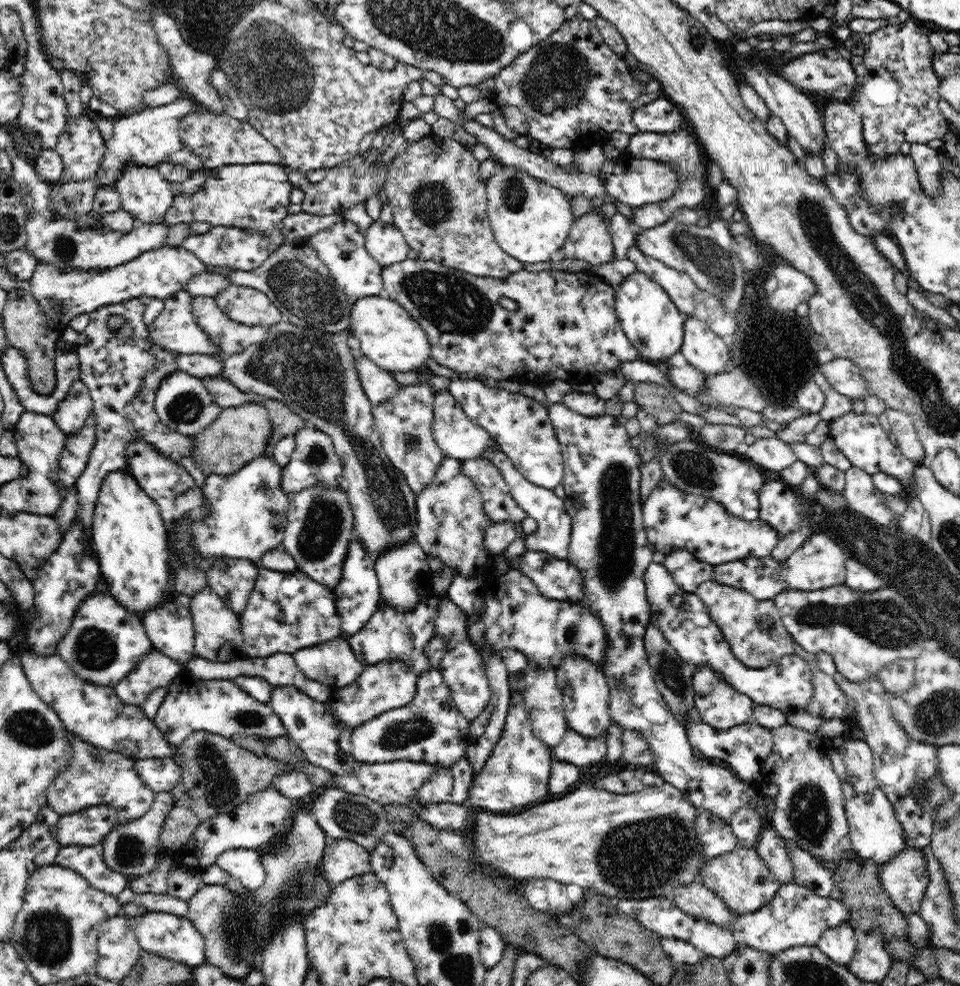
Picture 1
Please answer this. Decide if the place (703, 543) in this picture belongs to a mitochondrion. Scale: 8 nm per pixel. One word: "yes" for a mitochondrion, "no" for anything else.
no

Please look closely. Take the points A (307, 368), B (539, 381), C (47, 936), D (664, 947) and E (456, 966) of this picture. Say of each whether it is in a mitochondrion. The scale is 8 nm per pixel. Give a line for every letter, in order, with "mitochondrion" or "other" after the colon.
A: mitochondrion
B: other
C: mitochondrion
D: other
E: mitochondrion

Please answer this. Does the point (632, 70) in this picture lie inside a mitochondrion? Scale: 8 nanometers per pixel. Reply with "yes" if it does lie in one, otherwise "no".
no

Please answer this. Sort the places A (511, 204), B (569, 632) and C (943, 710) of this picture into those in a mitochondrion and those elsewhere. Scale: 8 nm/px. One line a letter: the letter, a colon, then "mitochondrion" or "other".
A: mitochondrion
B: mitochondrion
C: mitochondrion

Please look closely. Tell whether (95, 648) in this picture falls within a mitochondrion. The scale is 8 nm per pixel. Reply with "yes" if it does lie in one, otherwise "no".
yes

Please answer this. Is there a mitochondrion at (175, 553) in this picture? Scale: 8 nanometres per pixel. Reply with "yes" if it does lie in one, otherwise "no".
no

